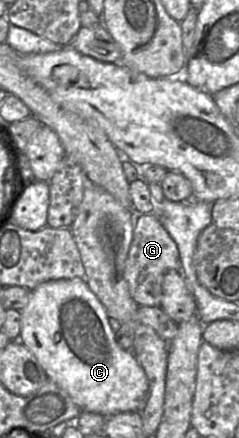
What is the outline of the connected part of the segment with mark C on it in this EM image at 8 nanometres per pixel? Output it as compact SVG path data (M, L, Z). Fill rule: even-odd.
M84 278L50 280L39 284L36 288L30 291L28 303L22 310L20 310L20 314L21 328L19 341L36 357L49 380L64 390L82 412L97 413L104 417L110 417L118 413L141 412L144 409L149 393L147 376L132 350L124 350L117 344L115 333L110 327L106 310L97 296L90 290Z

